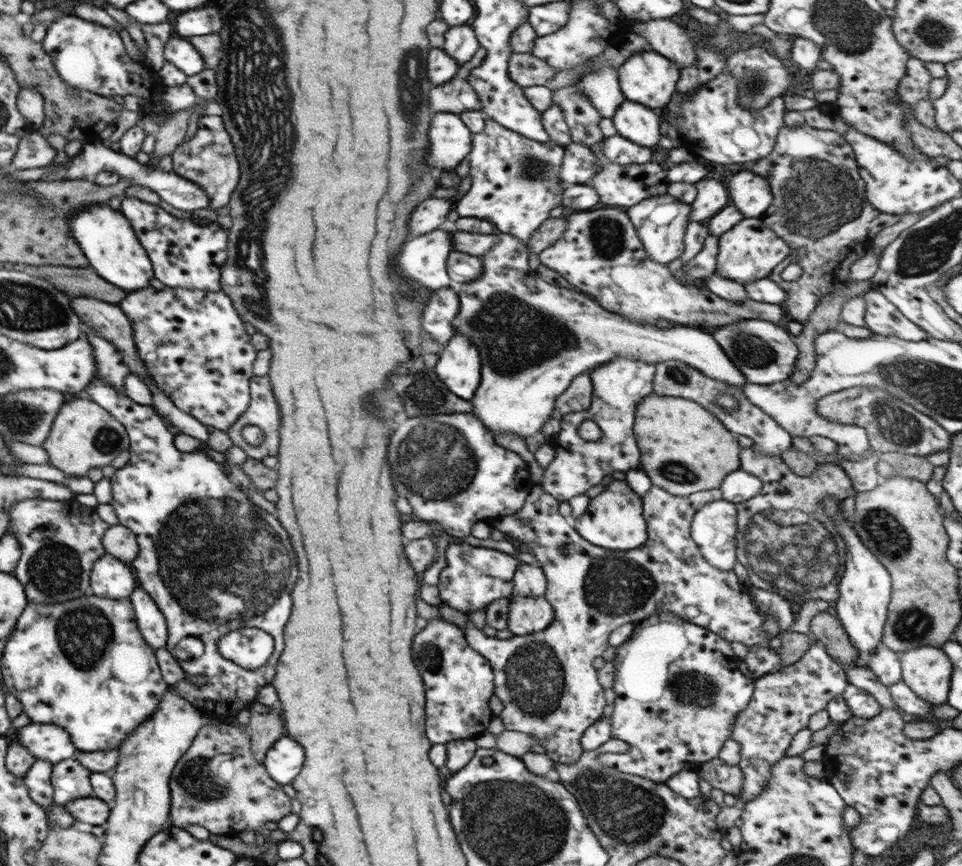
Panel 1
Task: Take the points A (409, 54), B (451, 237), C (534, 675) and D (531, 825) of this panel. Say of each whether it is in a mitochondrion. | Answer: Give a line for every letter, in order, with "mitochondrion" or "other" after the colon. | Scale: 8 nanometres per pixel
A: mitochondrion
B: other
C: mitochondrion
D: mitochondrion

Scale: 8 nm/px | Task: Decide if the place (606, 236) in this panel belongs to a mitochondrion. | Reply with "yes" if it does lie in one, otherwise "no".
yes

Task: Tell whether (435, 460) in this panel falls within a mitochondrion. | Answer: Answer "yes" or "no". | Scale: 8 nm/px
yes

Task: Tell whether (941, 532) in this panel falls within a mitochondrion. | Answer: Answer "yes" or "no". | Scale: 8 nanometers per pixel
no

